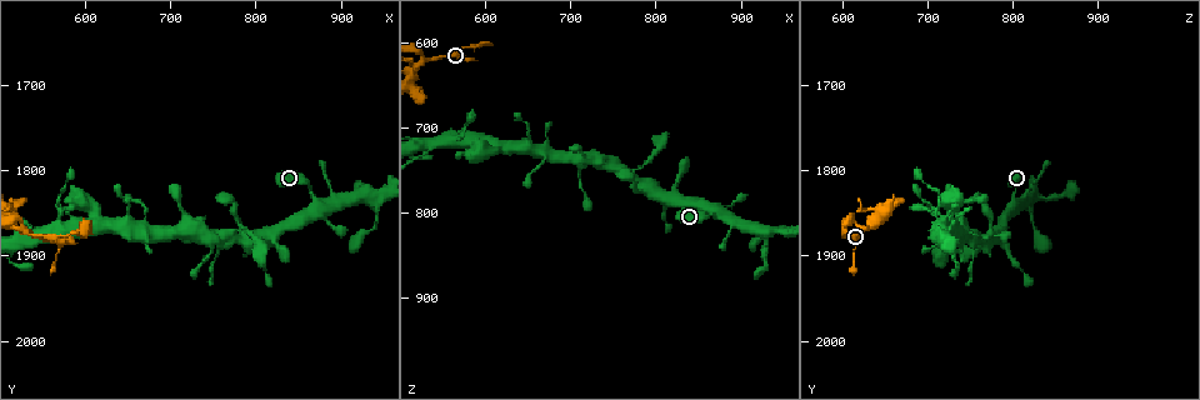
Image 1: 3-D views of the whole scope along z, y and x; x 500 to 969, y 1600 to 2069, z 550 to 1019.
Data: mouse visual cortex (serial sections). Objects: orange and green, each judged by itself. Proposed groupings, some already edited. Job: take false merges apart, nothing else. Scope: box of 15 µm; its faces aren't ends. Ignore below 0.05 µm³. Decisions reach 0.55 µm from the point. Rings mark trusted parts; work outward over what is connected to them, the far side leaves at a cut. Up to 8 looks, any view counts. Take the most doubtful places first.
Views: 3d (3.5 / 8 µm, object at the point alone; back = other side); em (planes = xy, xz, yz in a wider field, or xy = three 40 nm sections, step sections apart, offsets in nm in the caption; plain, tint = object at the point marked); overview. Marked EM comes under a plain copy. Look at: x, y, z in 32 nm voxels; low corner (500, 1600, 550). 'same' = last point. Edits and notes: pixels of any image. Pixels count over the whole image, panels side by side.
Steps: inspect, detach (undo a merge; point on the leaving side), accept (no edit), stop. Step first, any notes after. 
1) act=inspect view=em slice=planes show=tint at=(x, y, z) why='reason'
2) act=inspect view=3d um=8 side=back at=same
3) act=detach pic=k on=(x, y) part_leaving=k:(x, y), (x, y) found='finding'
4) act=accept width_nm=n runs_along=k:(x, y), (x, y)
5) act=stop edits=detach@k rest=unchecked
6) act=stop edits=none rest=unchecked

act=inspect view=3d um=3.5 at=(870, 1845, 800) why='thin neck'

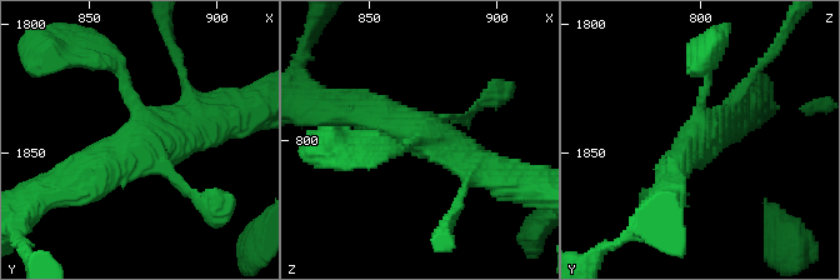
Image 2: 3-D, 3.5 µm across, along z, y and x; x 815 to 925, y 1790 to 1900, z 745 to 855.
act=inspect view=em slice=xy step=1 show=tint at=(871, 1843, 800) arms=4 arm_widths_nm=150,150,350,400 why='shape alone is not enough'

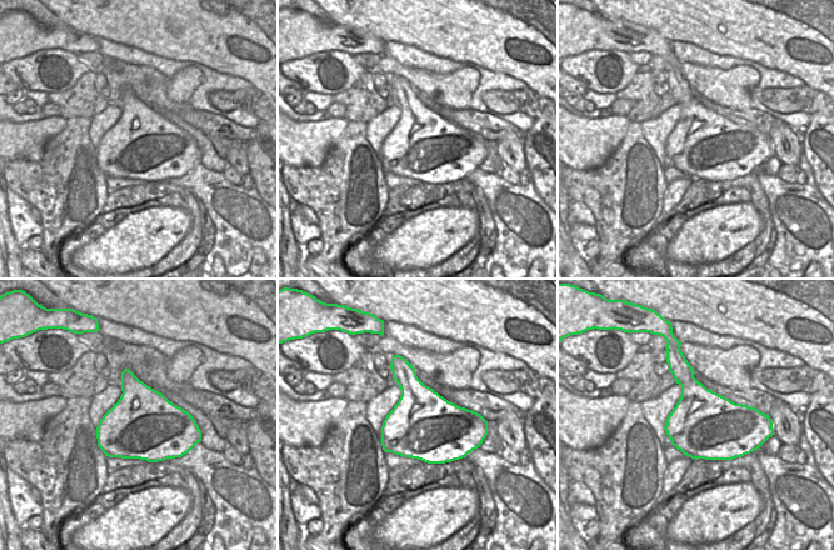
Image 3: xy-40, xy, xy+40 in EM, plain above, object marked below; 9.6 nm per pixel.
act=accept found='continuous, no second cell'

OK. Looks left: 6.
act=inspect view=3d um=8 at=(770, 1870, 755) why='three arms meet'

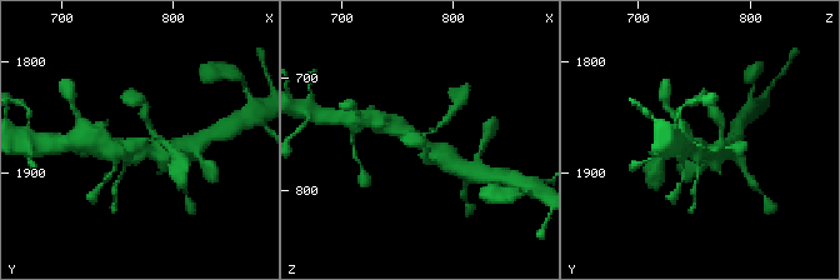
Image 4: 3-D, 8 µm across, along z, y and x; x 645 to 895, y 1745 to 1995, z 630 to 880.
act=inspect view=em slice=xy step=5 show=tint at=(770, 1872, 752)

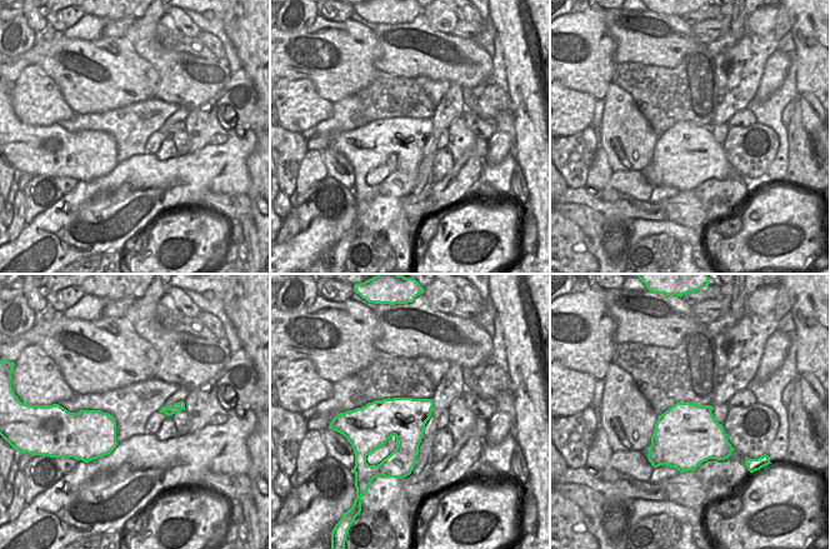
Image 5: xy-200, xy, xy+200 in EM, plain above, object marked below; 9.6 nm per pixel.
act=accept found='all the same cell'

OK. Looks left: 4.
act=inspect view=3d um=3.5 side=back at=(710, 1875, 755) why='calibre changes'

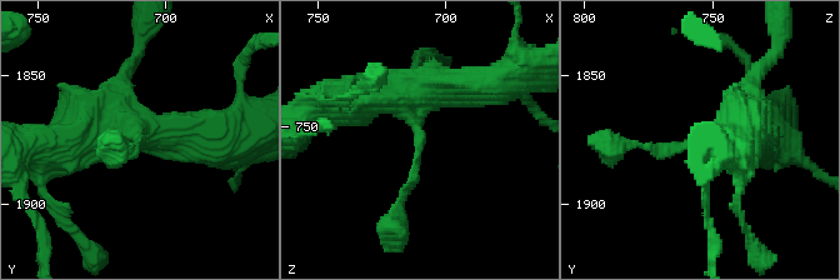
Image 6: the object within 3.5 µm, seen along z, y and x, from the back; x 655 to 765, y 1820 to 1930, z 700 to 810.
act=inspect view=em slice=xy step=5 show=tint at=(711, 1875, 755) why='now the EM'

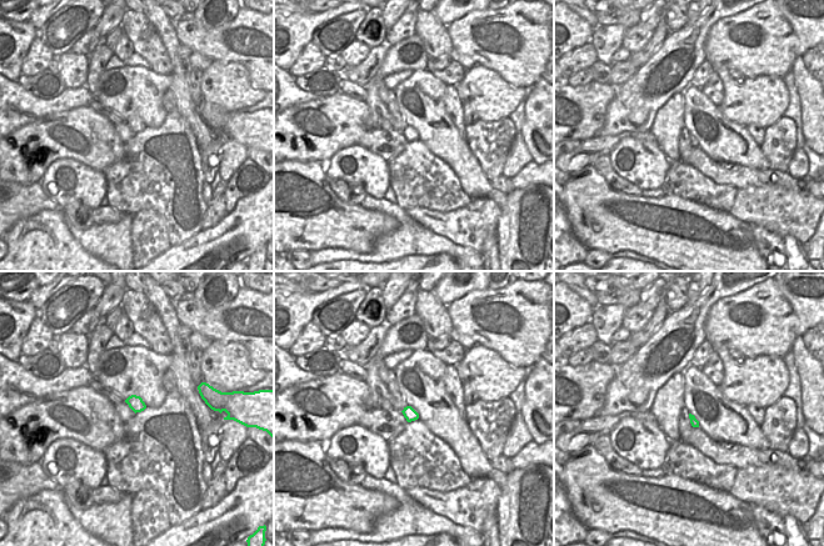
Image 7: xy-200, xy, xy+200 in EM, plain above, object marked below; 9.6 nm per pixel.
act=inspect view=em slice=xy step=1 show=tint at=same

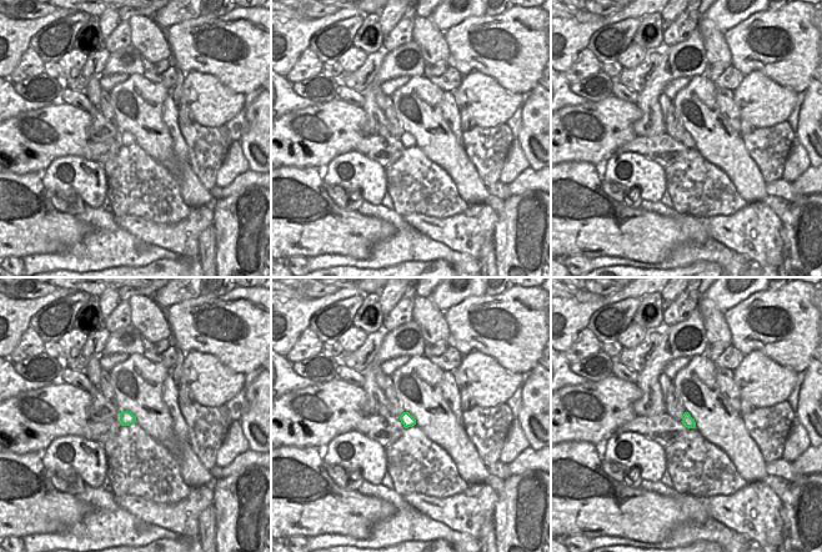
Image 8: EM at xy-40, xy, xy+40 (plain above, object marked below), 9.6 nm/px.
act=accept runs_along=6:(746, 129), (673, 151), (628, 144) found='one cell here'

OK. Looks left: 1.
act=stop edits=none rest=unchecked

